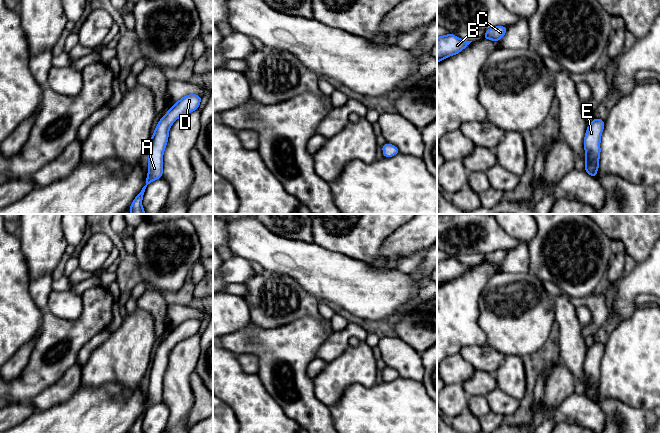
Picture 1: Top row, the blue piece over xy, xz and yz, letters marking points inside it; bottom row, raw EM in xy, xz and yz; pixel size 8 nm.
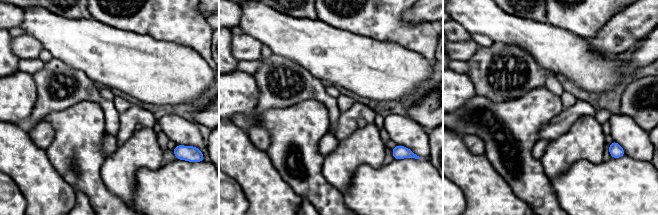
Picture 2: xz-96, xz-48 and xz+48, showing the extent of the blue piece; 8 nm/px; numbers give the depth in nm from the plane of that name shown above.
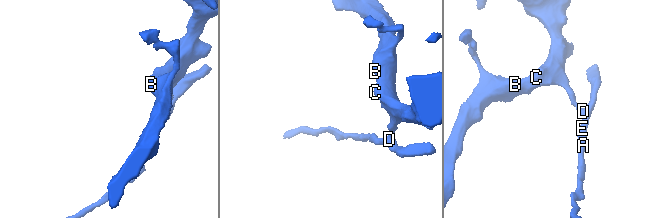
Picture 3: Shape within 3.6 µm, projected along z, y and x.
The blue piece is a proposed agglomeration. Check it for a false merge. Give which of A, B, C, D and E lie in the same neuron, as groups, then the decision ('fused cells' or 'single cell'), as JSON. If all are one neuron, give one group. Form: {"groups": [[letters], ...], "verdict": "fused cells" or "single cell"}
{"groups": [["A", "B", "C", "D", "E"]], "verdict": "single cell"}

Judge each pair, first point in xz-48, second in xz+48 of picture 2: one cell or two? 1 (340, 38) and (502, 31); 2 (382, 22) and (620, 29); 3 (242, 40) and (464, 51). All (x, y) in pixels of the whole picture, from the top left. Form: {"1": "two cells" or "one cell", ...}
{"1": "one cell", "2": "two cells", "3": "one cell"}

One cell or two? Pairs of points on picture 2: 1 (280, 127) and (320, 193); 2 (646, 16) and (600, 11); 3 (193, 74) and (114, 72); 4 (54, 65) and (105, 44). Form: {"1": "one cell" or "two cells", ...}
{"1": "one cell", "2": "two cells", "3": "one cell", "4": "two cells"}

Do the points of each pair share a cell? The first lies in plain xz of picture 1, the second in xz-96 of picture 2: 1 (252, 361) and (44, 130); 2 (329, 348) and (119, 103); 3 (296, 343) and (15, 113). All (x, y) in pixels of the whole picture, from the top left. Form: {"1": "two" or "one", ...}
{"1": "one", "2": "two", "3": "two"}

